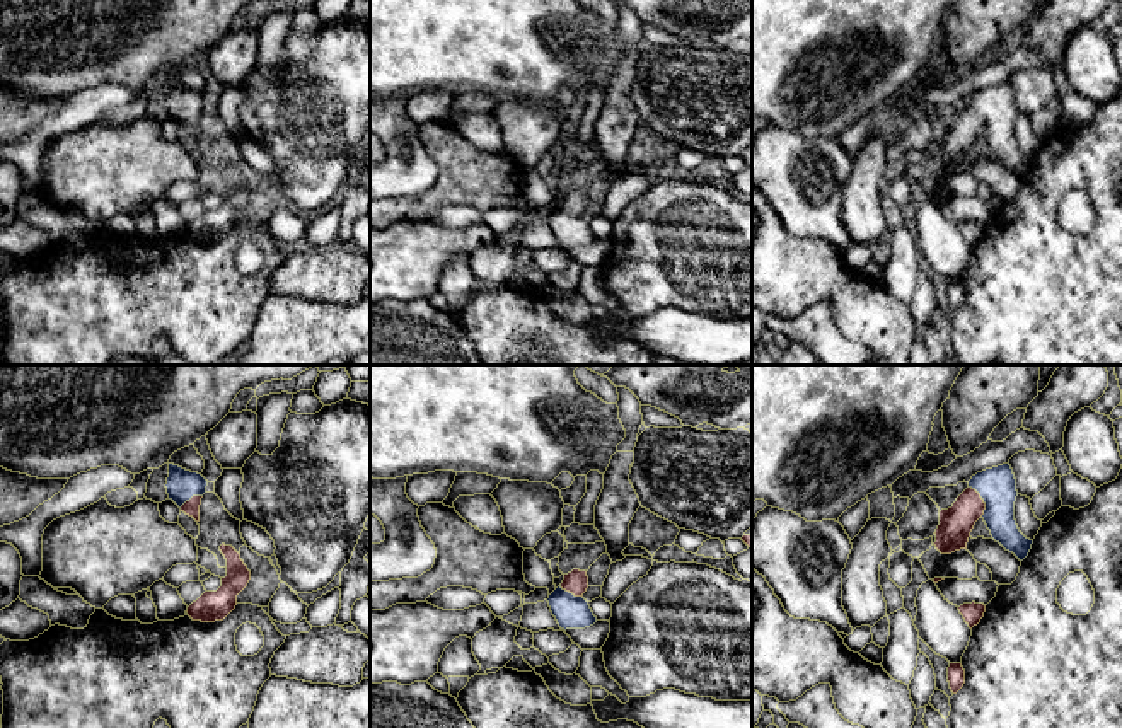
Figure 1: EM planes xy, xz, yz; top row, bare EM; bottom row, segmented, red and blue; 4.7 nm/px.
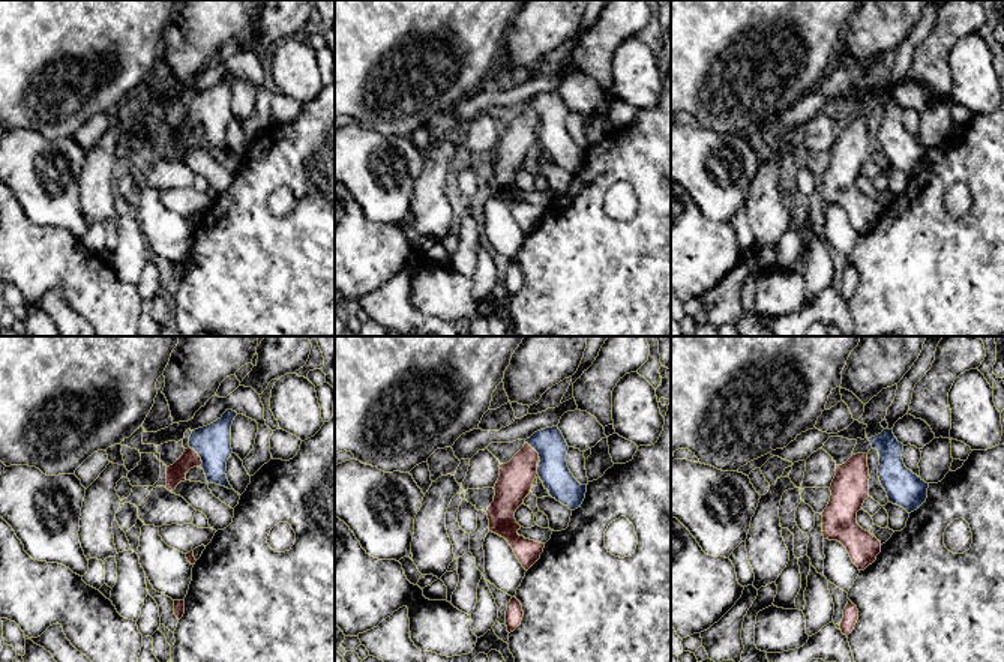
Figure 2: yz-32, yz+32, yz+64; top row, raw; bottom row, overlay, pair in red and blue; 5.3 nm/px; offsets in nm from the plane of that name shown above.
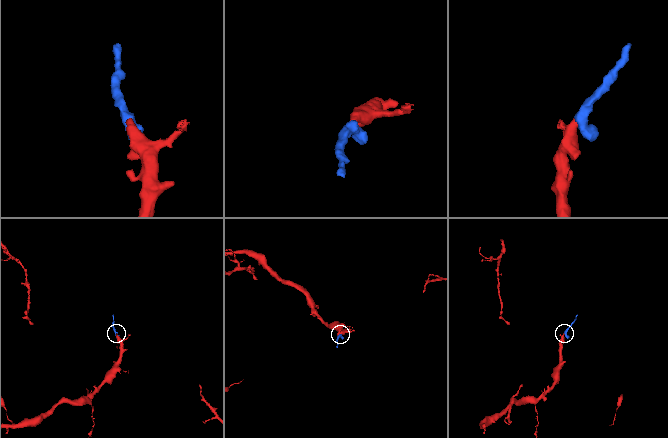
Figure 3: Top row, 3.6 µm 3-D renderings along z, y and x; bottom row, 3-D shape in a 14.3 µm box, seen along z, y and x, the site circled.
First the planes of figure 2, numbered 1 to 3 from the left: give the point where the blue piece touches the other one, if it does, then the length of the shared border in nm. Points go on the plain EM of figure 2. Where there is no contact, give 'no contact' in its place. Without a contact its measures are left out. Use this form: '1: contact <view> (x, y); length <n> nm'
1: contact yz-32 (198, 120); length 130 nm
2: contact yz+32 (533, 113); length 120 nm
3: no contact

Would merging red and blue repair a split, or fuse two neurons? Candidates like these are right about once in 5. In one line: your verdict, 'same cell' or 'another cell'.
same cell

